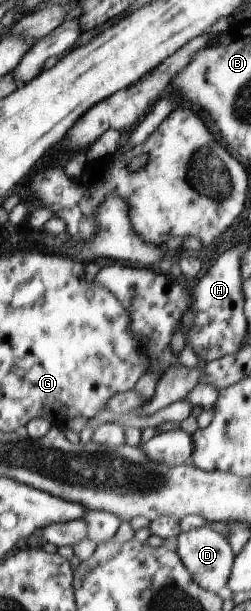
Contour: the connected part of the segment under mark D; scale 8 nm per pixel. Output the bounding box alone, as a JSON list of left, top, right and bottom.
[176,522,234,592]

